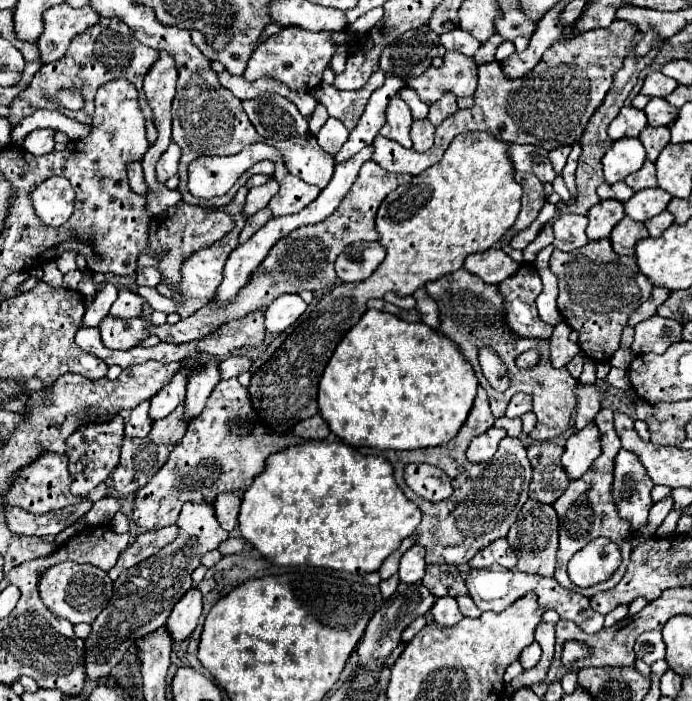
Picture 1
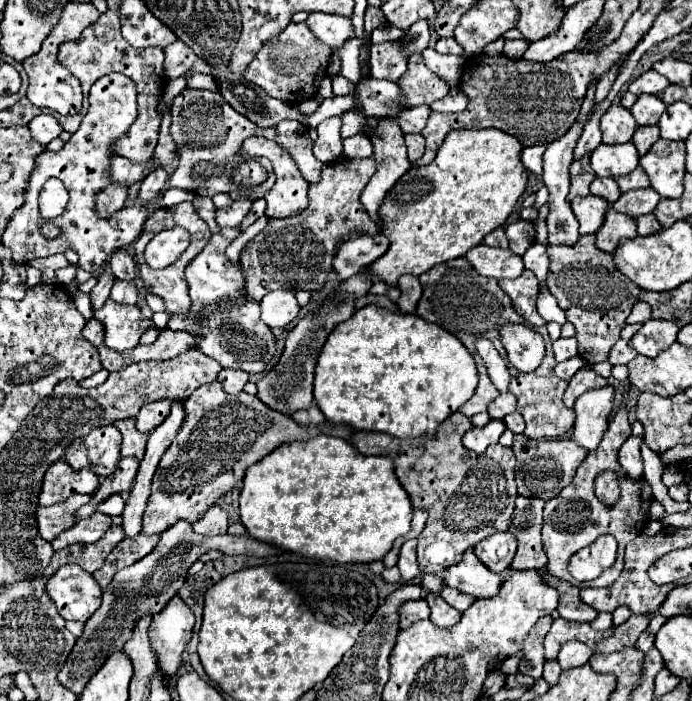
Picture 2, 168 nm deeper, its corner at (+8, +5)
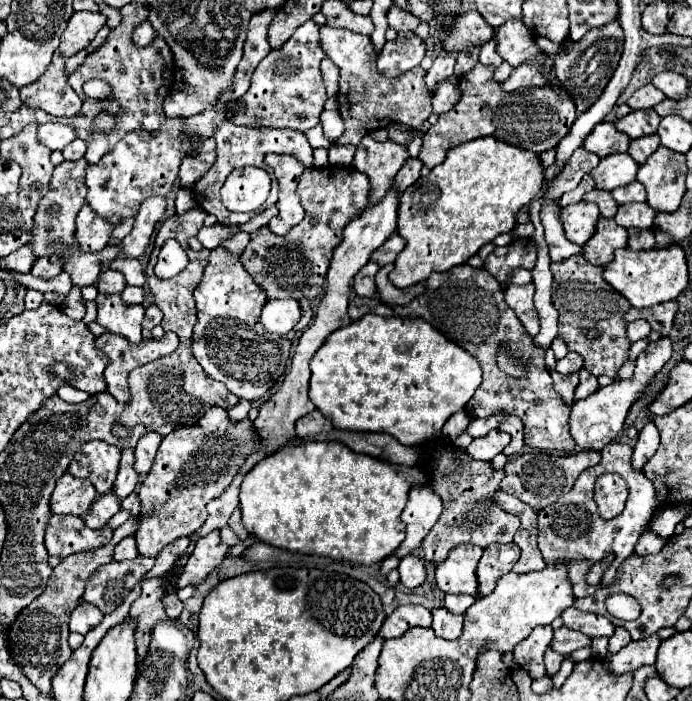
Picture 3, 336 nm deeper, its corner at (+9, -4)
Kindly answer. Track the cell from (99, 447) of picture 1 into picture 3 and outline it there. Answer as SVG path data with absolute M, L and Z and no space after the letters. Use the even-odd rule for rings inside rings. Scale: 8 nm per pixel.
M89 440L73 456L69 472L77 478L91 480L99 494L113 490L113 480L117 478L121 450L117 446L105 444L103 440Z

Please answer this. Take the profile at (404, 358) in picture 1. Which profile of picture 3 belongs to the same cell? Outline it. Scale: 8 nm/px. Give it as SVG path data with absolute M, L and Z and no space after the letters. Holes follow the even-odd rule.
M365 314L357 322L339 328L317 350L311 360L311 402L339 430L385 432L405 446L415 446L439 432L449 416L461 412L481 384L479 362L461 346L449 342L441 332L417 318L383 318Z

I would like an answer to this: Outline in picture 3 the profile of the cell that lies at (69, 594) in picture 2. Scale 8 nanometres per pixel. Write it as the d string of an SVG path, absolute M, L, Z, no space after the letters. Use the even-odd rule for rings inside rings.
M79 602L71 614L69 614L69 628L71 632L87 634L91 628L95 628L103 620L103 612L97 610L95 604L89 602Z

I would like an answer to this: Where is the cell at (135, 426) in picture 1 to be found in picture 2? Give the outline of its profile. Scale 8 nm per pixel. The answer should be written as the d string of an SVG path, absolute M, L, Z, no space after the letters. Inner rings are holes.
M124 419L114 423L118 427L118 431L122 433L124 441L122 441L122 457L130 457L134 455L138 461L142 461L144 455L144 447L148 441L148 435L142 435L136 429L136 419Z

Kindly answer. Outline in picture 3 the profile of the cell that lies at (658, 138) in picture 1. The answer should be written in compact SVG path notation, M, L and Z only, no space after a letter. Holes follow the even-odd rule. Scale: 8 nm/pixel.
M649 134L649 136L643 136L643 138L637 138L637 140L631 140L631 146L629 146L629 154L633 156L633 160L637 164L643 164L659 146L659 136L657 134Z

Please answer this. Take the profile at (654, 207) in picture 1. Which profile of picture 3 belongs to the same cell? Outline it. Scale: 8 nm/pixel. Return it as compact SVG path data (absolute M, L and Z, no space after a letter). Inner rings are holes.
M631 202L619 206L615 214L615 222L623 228L651 228L655 220L655 210L647 202Z

